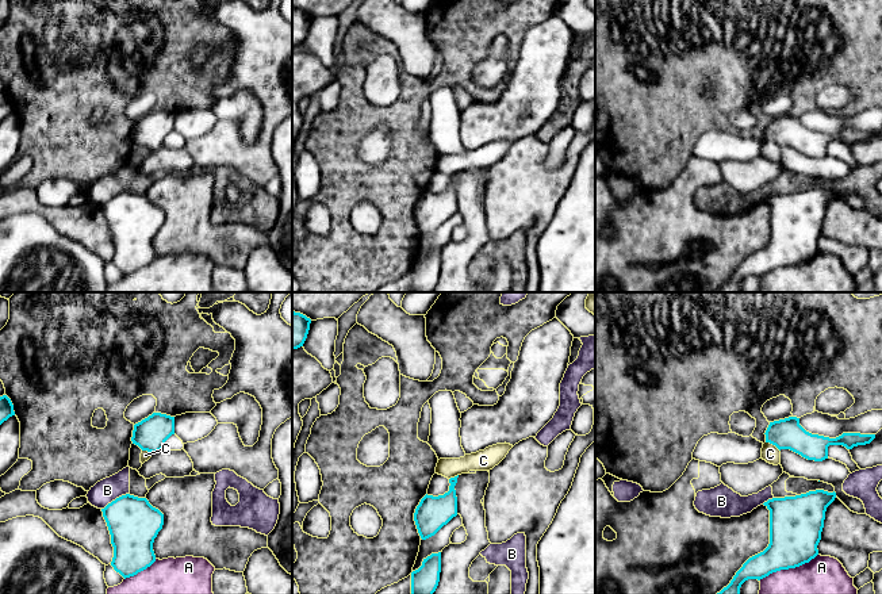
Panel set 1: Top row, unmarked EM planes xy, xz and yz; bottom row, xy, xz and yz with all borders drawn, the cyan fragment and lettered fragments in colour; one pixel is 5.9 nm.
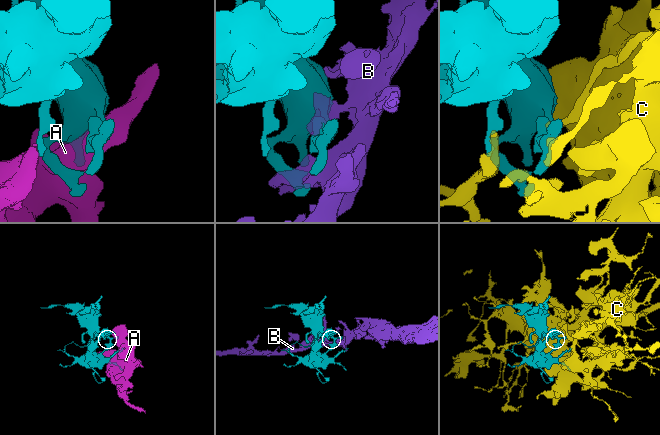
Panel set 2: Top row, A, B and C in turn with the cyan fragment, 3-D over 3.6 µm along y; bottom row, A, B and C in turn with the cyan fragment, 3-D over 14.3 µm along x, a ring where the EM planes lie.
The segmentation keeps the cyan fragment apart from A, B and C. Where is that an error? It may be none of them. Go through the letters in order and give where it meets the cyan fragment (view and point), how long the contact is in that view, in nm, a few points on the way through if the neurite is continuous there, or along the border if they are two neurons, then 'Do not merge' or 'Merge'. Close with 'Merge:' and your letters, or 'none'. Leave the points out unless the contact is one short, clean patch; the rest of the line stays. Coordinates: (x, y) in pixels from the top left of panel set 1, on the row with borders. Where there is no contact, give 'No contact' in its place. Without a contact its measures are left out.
A: Touches cyan at yz (787, 568). Shared border 380 nm. Do not merge
B: Touches cyan at xy (117, 498). Shared border 190 nm. Do not merge
C: Touches cyan at yz (773, 444). Shared border 110 nm. Merge
Merge: C

